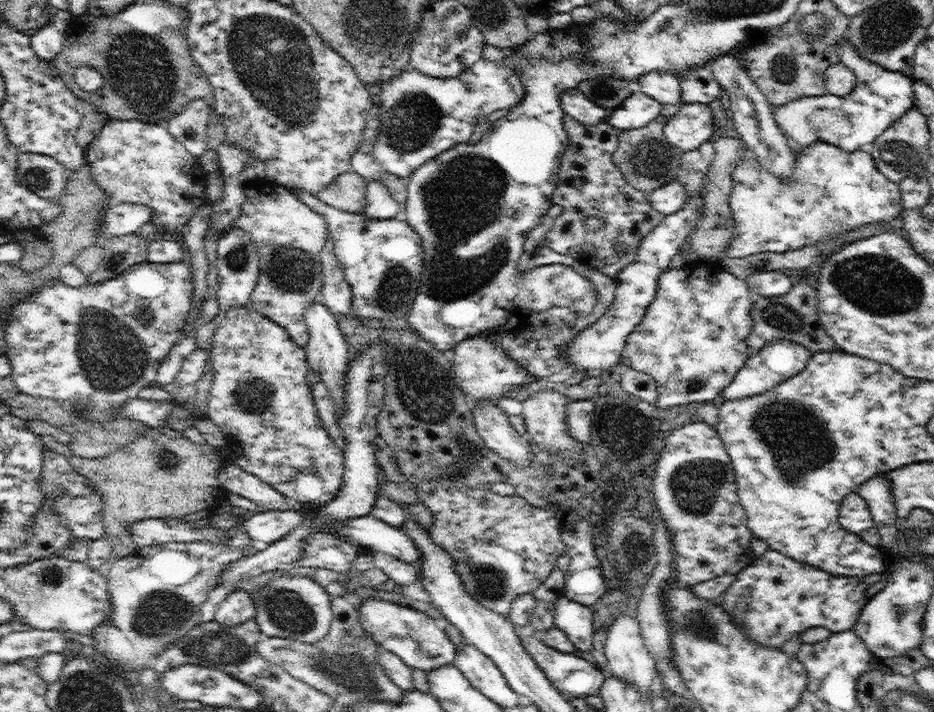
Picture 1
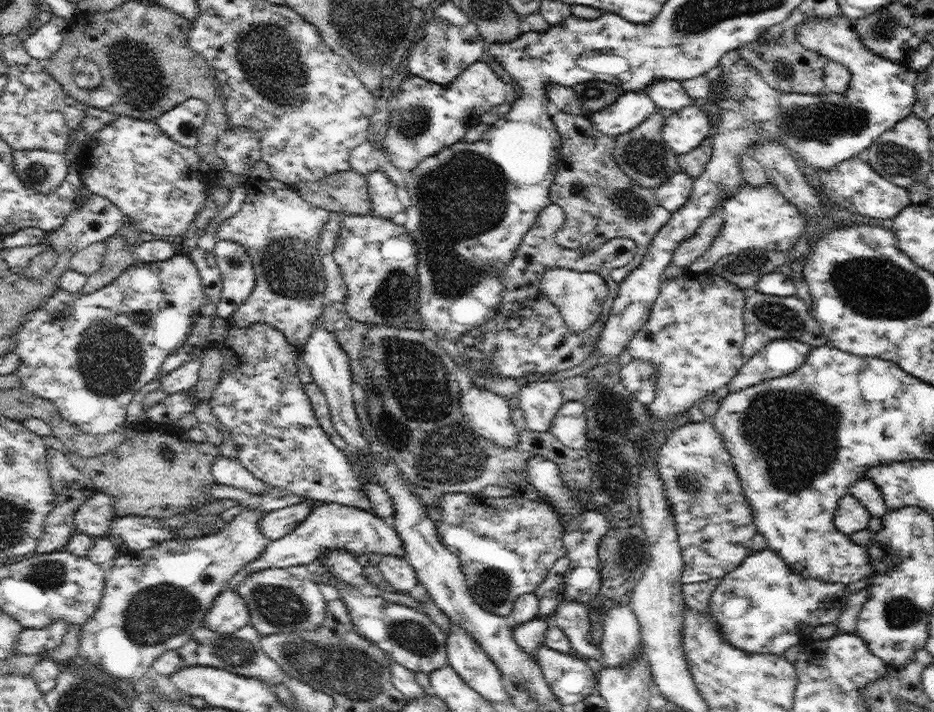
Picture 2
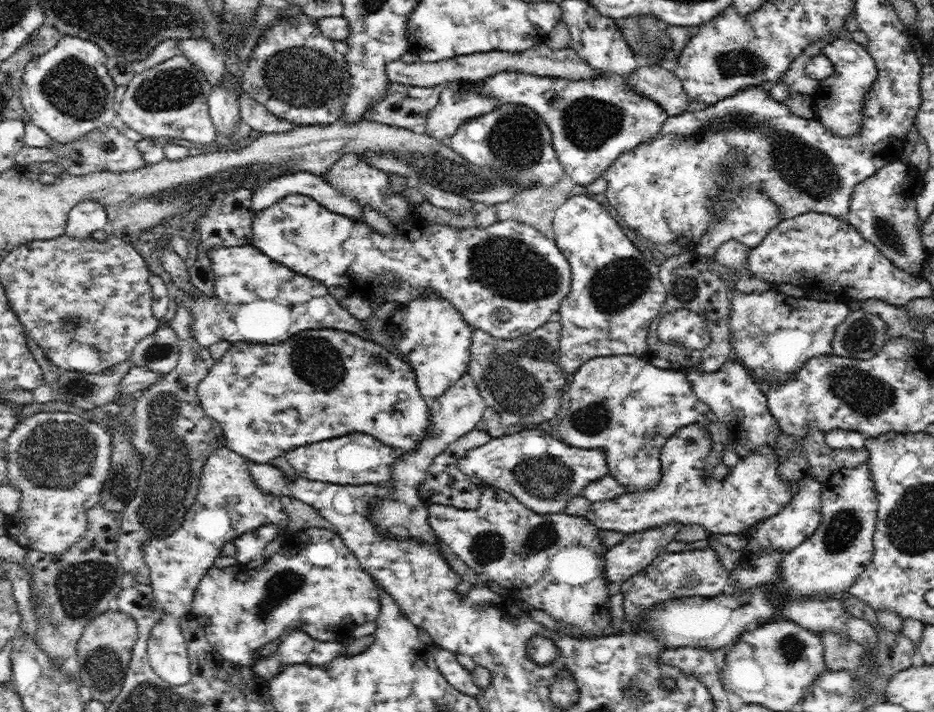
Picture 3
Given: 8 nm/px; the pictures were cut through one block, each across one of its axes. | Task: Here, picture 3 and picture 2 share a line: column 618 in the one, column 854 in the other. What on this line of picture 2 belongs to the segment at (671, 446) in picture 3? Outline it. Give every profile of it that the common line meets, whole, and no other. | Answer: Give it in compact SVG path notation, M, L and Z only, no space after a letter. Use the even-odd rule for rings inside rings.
M847 493L839 500L834 522L840 532L851 535L858 530L868 529L871 517L868 509L855 496Z

